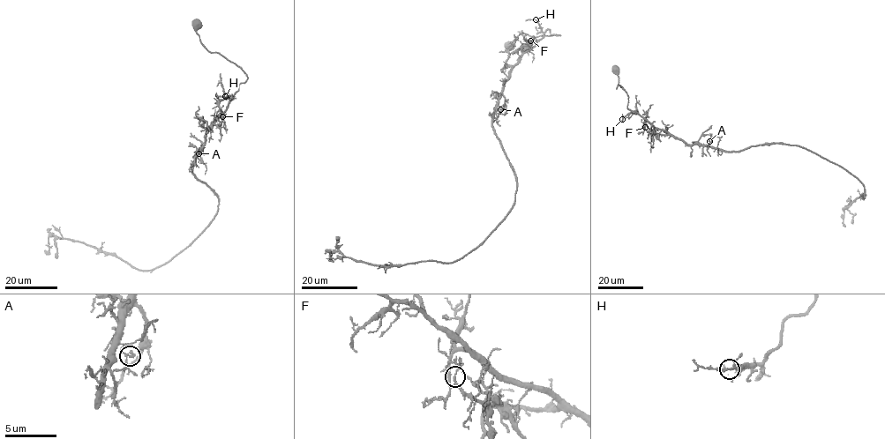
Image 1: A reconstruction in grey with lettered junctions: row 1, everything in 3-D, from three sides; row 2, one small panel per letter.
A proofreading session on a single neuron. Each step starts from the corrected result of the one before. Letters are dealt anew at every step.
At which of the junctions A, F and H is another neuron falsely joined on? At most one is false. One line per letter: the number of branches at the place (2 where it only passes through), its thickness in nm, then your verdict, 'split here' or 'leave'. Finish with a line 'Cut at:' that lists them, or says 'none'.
A: 3 branches meet; 130 nm thick; leave
F: 3 branches meet; 120 nm thick; split here
H: 3 branches meet; 120 nm thick; leave
Cut at: F

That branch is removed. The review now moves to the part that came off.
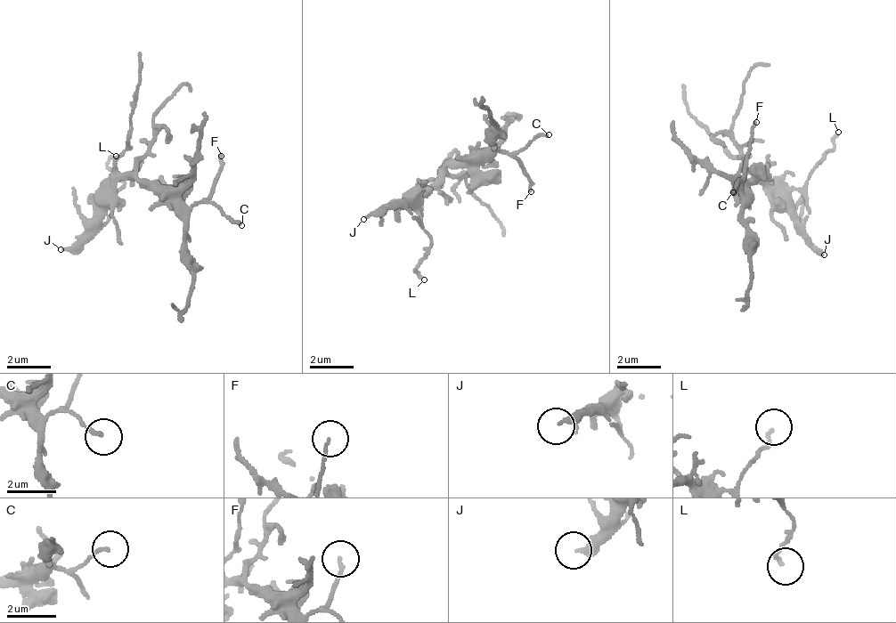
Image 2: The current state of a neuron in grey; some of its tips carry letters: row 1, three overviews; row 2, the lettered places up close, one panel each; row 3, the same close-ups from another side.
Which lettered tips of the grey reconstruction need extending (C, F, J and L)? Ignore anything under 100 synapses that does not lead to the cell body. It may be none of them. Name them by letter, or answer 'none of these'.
J

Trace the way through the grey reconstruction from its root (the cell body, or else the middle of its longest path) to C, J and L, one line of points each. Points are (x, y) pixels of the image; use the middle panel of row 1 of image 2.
C: (458, 166), (475, 166), (490, 159), (495, 152), (522, 151), (533, 141), (549, 134)
J: (458, 166), (447, 169), (432, 184), (375, 209), (363, 219)
L: (458, 166), (447, 169), (442, 177), (436, 177), (420, 194), (421, 226), (433, 243), (418, 270), (424, 279)

